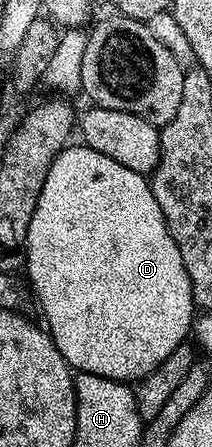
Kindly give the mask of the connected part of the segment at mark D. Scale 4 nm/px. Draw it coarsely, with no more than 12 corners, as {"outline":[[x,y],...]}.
{"outline":[[52,161],[26,281],[76,373],[150,375],[193,332],[149,178]]}

